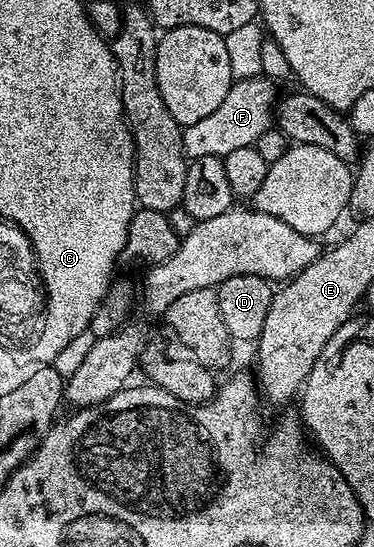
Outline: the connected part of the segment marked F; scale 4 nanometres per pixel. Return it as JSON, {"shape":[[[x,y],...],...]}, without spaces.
{"shape":[[[241,78],[233,81],[230,92],[226,92],[226,100],[210,116],[198,120],[198,124],[183,127],[184,152],[189,159],[198,156],[226,157],[237,148],[255,146],[262,132],[273,129],[274,111],[278,105],[277,83],[270,78]]]}

